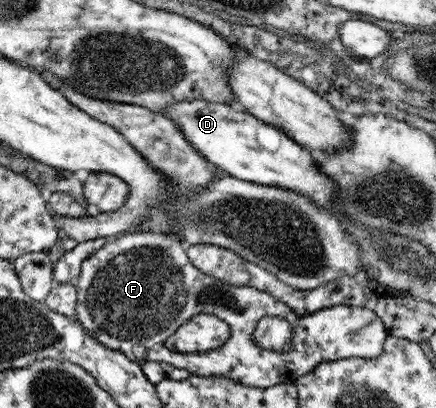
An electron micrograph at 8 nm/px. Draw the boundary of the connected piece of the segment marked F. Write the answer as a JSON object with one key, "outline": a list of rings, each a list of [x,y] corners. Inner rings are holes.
{"outline":[[[132,231],[132,233],[126,233],[120,237],[106,239],[106,241],[94,253],[90,254],[89,257],[85,259],[85,262],[82,263],[79,276],[78,283],[76,283],[75,286],[77,289],[76,313],[73,316],[81,327],[85,328],[86,331],[93,336],[97,343],[105,345],[108,349],[122,353],[122,355],[125,355],[128,359],[134,361],[134,363],[139,364],[145,361],[169,363],[174,367],[185,369],[191,374],[197,376],[226,376],[232,381],[237,381],[238,383],[246,384],[250,387],[265,388],[276,384],[292,384],[294,379],[300,377],[301,375],[310,373],[310,371],[312,371],[320,362],[329,362],[336,361],[337,359],[348,358],[372,359],[382,351],[384,341],[386,341],[386,337],[388,337],[386,329],[384,326],[382,326],[381,319],[365,307],[336,305],[334,307],[323,308],[322,310],[314,311],[306,315],[298,315],[297,313],[294,313],[294,311],[292,311],[288,305],[277,301],[273,296],[267,295],[265,292],[254,289],[254,287],[250,287],[248,285],[234,287],[232,284],[218,282],[218,280],[198,272],[198,269],[194,268],[189,263],[189,259],[187,258],[185,252],[185,246],[178,239],[176,239],[176,237],[170,237],[170,235],[166,234],[149,231]],[[196,314],[215,315],[218,319],[221,319],[224,323],[227,323],[228,328],[230,328],[230,337],[228,337],[228,340],[216,349],[208,349],[208,351],[203,352],[194,351],[194,353],[176,353],[166,349],[166,347],[164,347],[164,341],[170,335],[172,335],[176,329],[178,329],[181,323],[184,323],[186,320],[190,319]],[[266,316],[283,317],[288,323],[290,323],[291,346],[289,349],[285,349],[285,351],[272,351],[271,349],[262,349],[254,344],[254,340],[252,340],[252,337],[254,337],[254,327],[258,325],[257,321],[260,318]]]}

